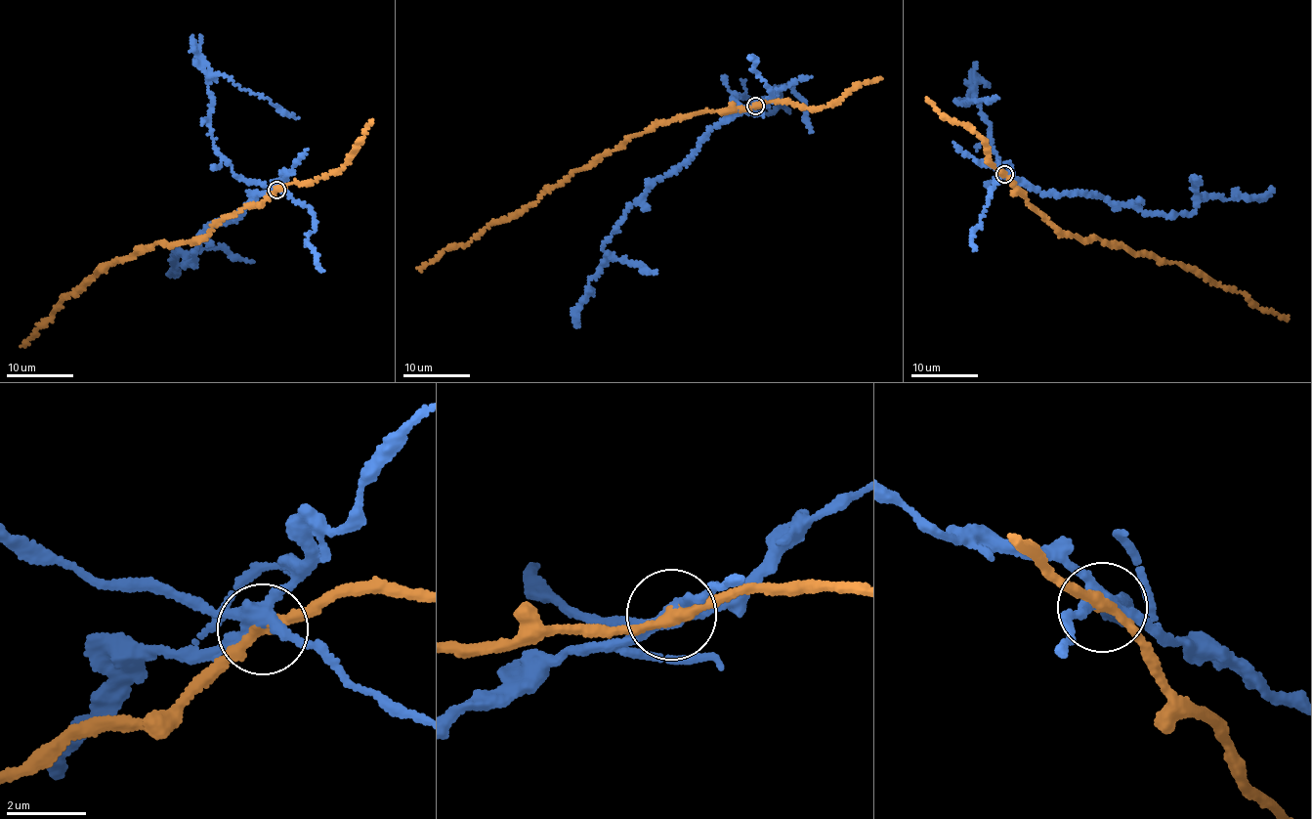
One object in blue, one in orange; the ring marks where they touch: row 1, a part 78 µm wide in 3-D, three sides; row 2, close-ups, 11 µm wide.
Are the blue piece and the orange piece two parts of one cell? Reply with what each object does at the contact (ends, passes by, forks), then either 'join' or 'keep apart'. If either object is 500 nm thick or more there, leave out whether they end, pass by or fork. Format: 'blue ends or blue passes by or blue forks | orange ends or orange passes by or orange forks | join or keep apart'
blue forks | orange passes by | keep apart

